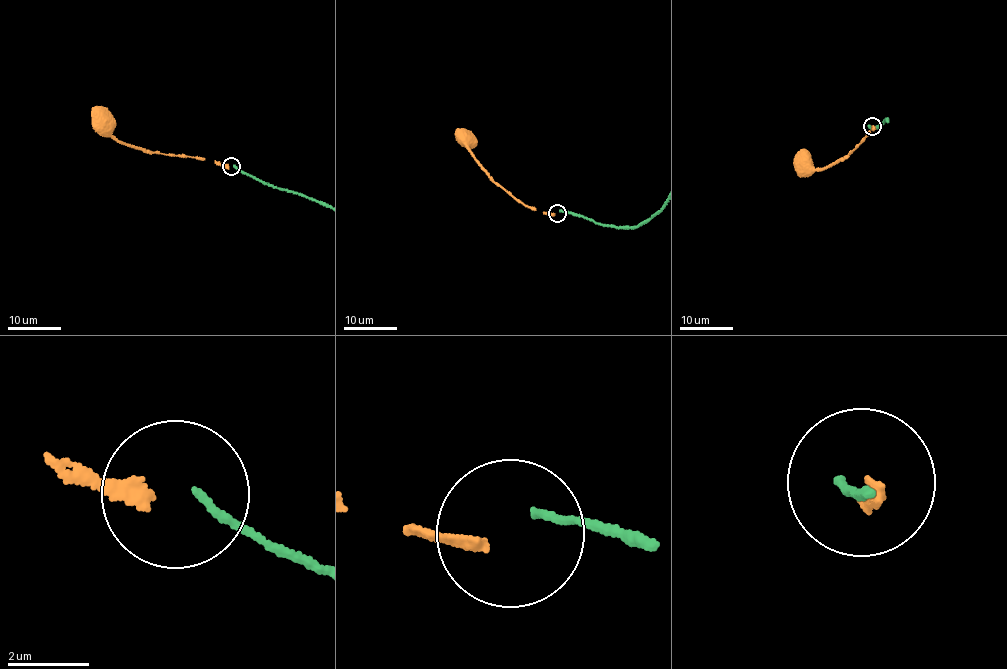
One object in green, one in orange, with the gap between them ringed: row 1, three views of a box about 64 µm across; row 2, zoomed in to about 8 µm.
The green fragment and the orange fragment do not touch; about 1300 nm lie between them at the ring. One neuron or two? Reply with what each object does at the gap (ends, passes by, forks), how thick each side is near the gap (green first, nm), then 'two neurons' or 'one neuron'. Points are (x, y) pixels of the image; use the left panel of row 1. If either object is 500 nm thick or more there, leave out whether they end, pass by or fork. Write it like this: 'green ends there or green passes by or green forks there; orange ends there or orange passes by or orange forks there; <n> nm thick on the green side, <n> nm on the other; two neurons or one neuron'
green ends there; orange ends there; 190 nm thick on the green side, 320 nm on the other; two neurons

